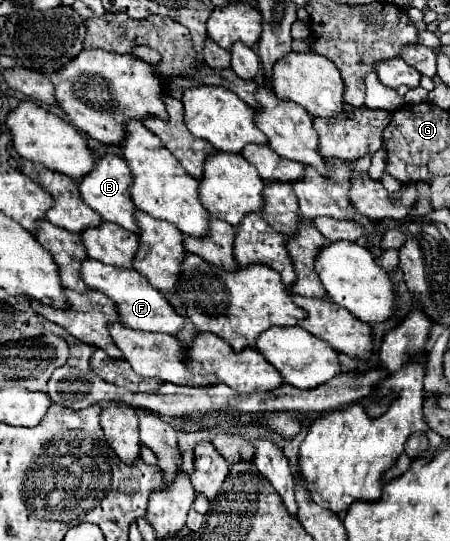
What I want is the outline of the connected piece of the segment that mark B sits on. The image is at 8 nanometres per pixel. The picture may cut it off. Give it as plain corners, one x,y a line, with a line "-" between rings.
104,155
104,157
96,157
94,171
88,173
86,177
82,177
78,187
80,187
82,199
86,201
86,205
92,207
94,211
98,211
104,221
116,223
116,225
138,235
140,227
138,227
136,217
134,217
136,207
134,207
134,201
130,195
130,185
132,185
130,181
132,181
132,177
130,177
130,167
126,165
126,161
116,157
116,155

